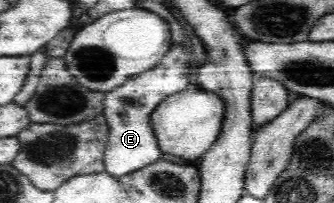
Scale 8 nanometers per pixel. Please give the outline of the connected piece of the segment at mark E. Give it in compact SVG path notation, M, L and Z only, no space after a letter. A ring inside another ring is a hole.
M188 39L180 44L172 44L158 65L148 71L133 75L112 91L105 92L102 117L107 120L110 134L104 150L104 162L109 175L119 179L132 171L150 165L150 163L162 160L163 154L156 136L153 135L149 117L156 111L158 104L169 95L184 91L184 88L188 87L190 83L188 78L190 74L188 61L191 58L190 45Z

